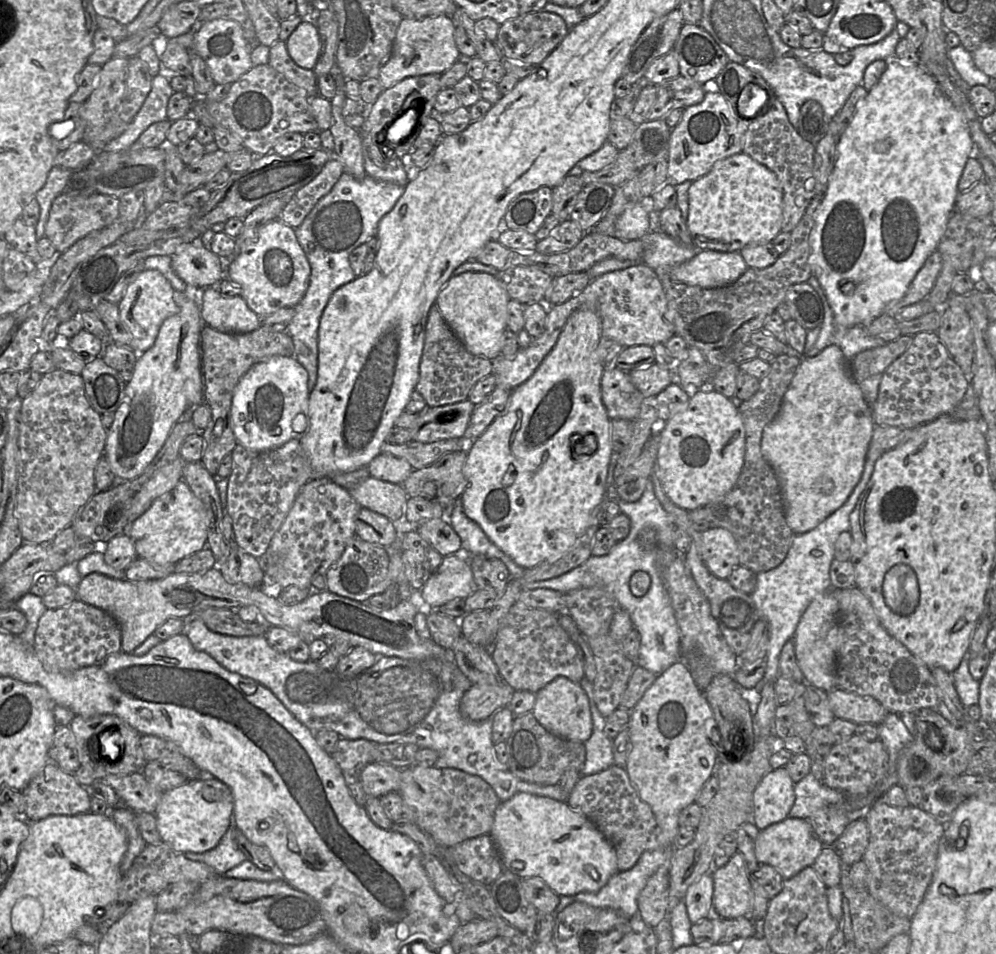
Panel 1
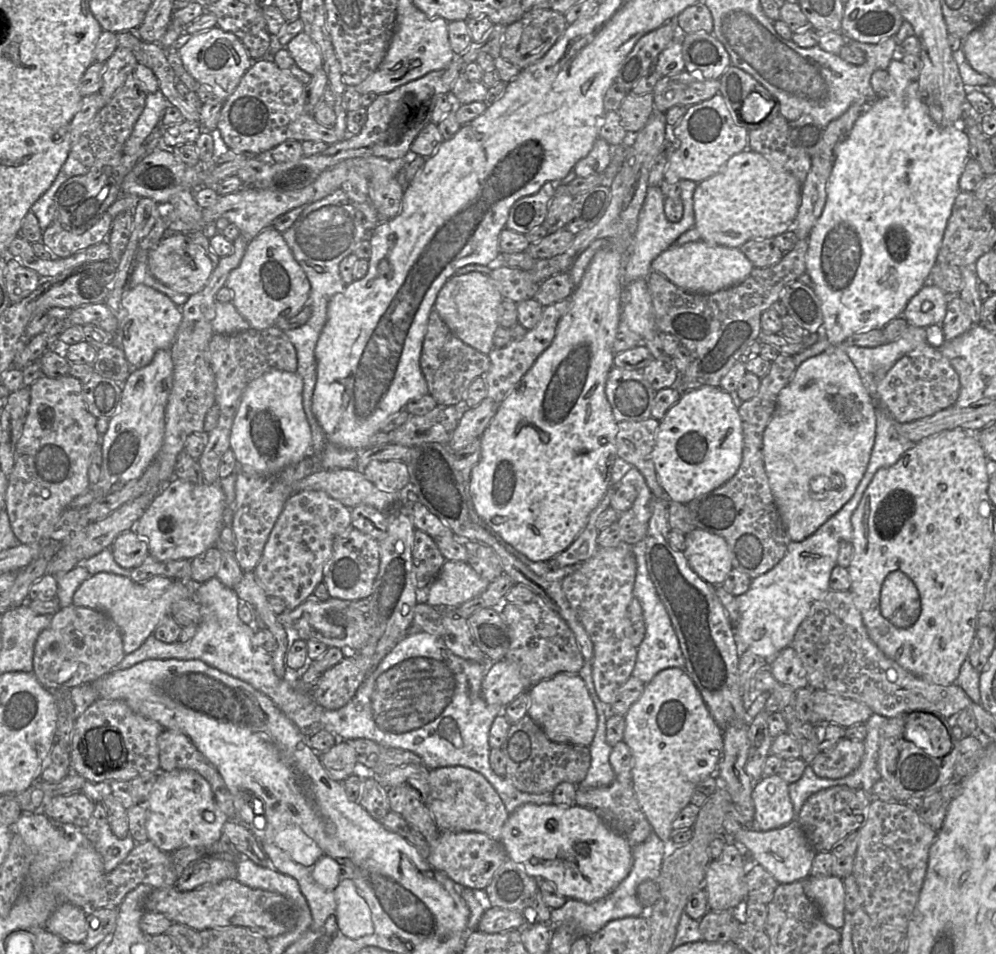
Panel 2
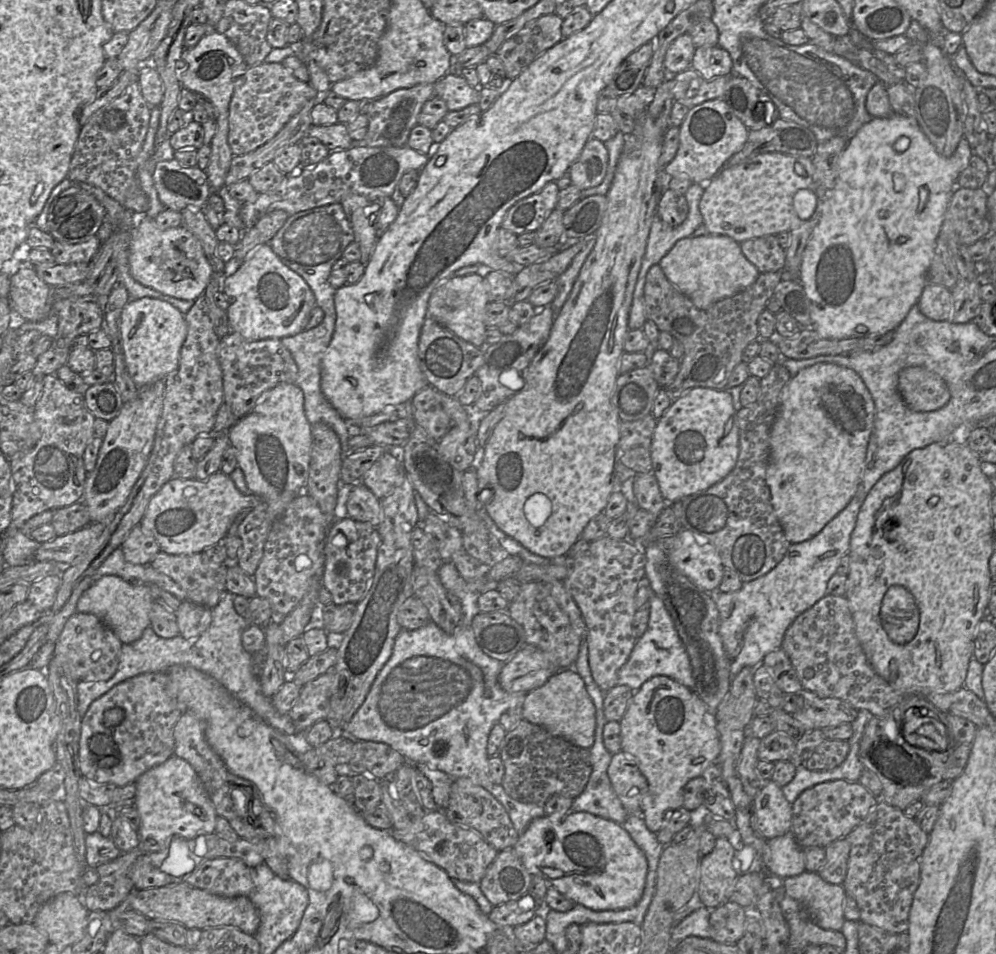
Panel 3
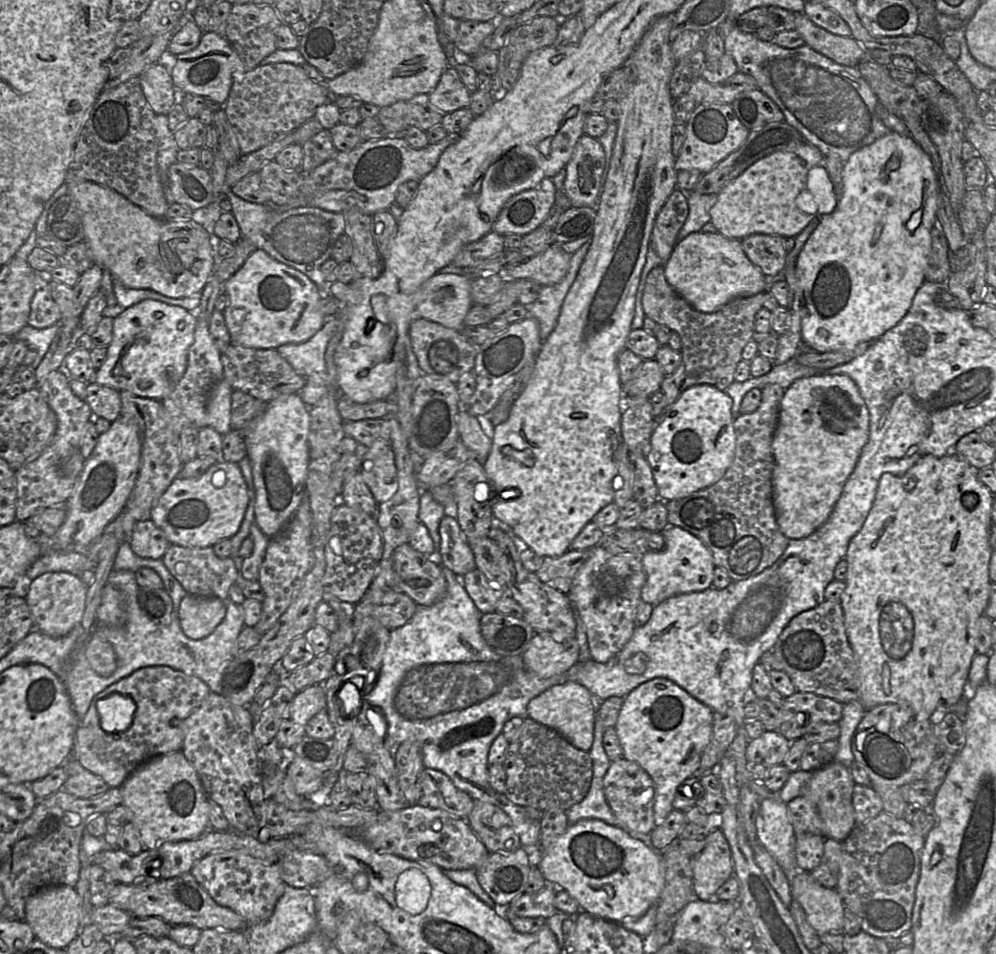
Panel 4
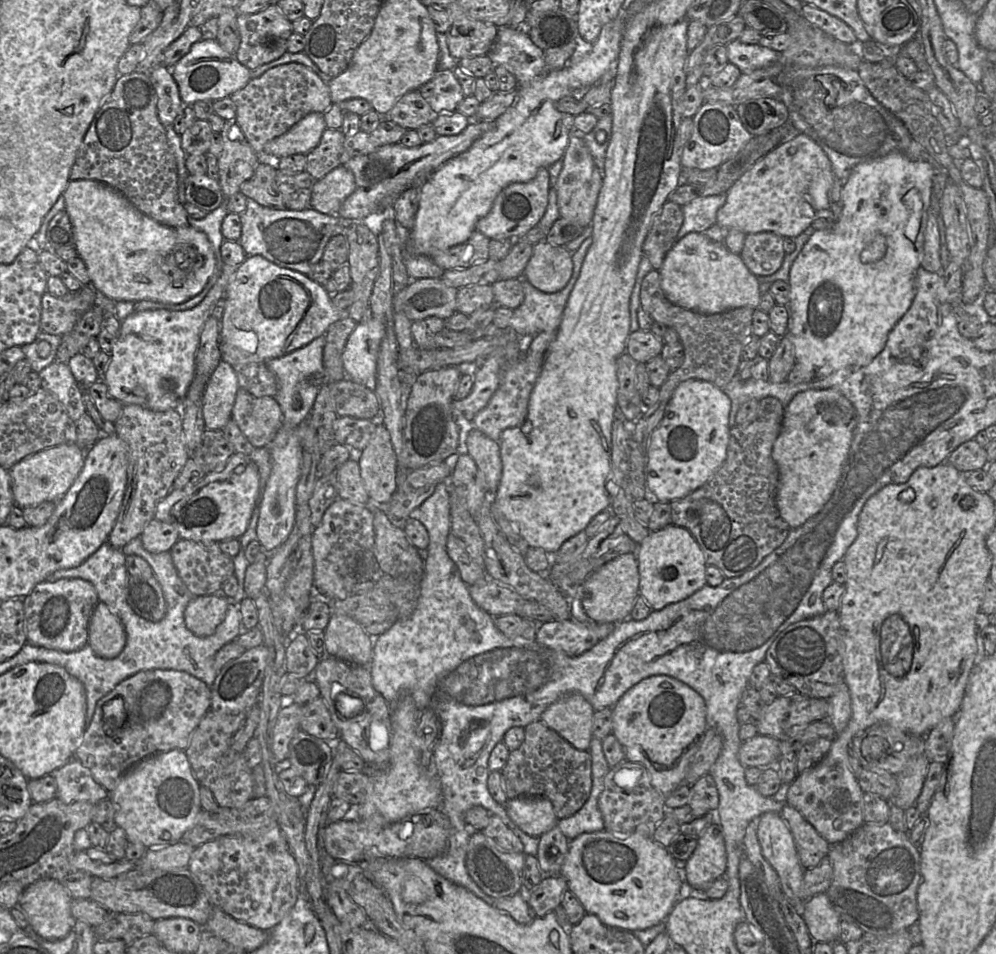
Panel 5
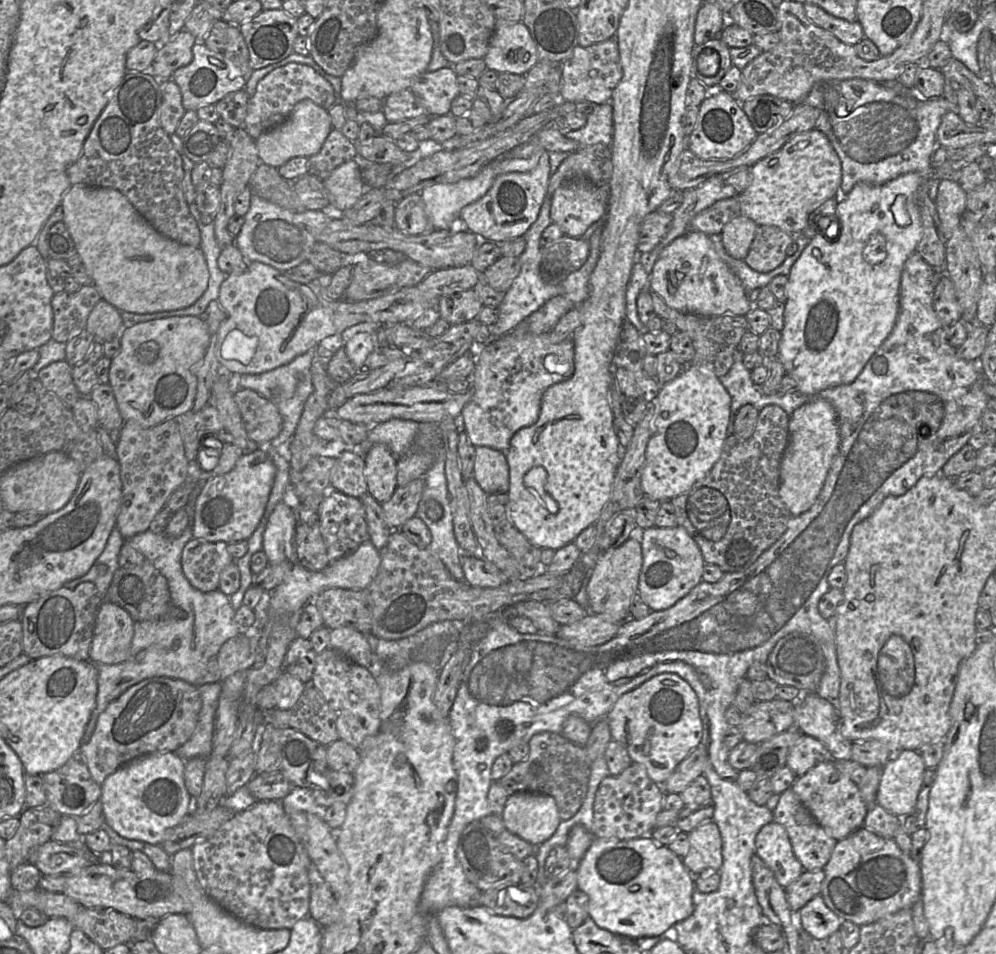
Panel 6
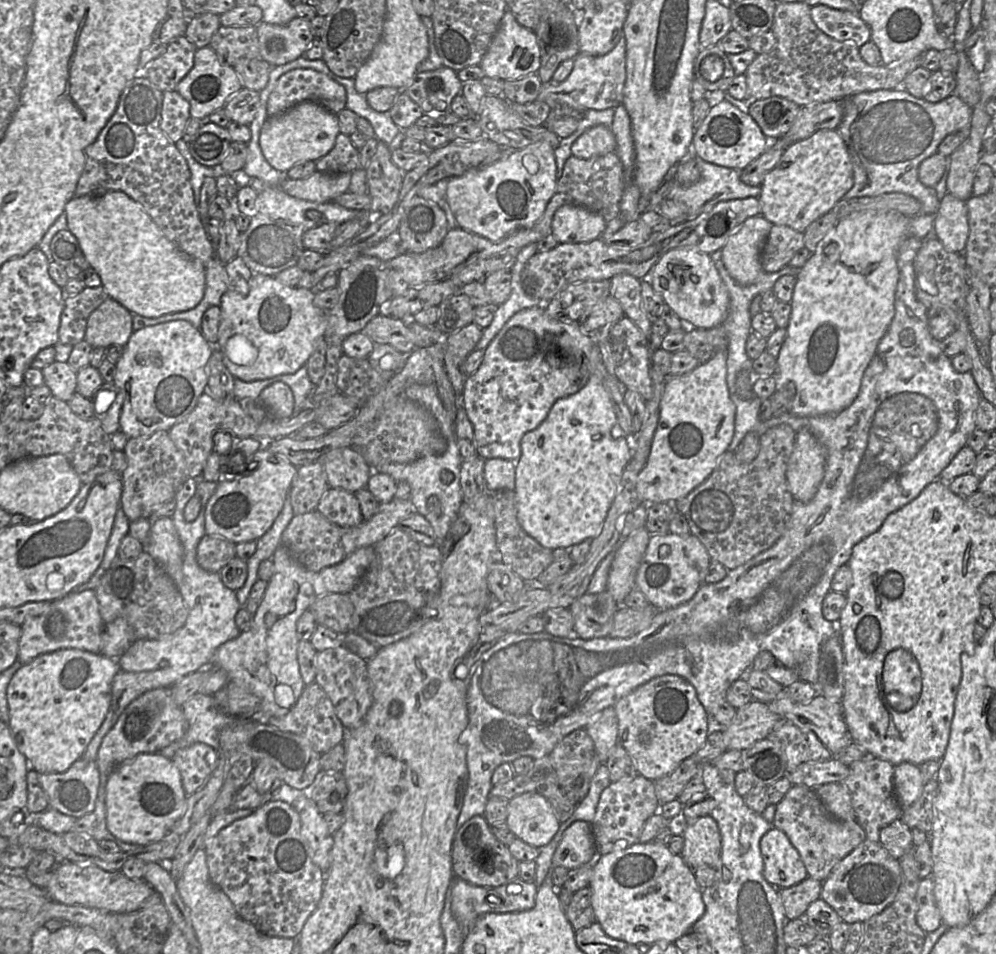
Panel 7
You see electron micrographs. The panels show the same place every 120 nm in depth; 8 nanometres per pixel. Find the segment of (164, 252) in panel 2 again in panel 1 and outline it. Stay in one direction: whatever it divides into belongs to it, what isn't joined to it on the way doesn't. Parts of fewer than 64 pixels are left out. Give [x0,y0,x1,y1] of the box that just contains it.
[170,240,223,287]

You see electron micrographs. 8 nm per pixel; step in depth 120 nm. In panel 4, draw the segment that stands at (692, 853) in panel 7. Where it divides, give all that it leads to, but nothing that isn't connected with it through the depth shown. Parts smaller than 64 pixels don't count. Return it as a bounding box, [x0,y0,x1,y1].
[692,824,734,901]

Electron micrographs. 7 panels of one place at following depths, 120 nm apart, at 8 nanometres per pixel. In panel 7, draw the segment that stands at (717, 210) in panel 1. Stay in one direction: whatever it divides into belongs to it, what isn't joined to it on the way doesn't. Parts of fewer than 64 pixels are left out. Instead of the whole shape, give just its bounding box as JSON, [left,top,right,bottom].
[759,129,853,232]

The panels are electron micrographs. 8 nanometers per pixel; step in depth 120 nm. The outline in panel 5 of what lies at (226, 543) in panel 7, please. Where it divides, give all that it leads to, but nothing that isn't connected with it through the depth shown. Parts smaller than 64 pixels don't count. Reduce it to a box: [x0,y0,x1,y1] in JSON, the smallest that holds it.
[170,539,235,596]

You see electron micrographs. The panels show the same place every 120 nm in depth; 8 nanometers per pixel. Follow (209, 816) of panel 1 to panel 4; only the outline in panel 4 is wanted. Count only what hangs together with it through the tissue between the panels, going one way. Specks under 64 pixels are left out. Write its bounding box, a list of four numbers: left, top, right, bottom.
[121,751,209,850]

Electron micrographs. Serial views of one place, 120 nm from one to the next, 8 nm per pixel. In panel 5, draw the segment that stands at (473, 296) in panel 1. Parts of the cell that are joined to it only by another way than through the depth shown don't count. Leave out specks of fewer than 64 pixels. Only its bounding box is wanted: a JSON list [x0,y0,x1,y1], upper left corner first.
[393,278,457,322]

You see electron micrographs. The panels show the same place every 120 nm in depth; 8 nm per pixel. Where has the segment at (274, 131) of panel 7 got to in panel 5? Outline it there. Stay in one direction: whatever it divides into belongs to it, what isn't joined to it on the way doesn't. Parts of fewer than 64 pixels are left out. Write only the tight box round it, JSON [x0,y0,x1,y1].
[264,113,326,159]

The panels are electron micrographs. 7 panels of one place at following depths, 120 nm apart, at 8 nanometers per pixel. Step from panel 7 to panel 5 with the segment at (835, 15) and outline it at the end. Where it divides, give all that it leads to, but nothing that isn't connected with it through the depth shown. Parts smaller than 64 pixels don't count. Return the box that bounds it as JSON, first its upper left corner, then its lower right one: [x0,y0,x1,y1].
[801,4,857,44]

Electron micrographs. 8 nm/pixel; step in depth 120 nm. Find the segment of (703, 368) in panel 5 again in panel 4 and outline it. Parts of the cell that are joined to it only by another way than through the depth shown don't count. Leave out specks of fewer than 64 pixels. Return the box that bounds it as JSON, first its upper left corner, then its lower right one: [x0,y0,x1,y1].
[642,266,766,419]

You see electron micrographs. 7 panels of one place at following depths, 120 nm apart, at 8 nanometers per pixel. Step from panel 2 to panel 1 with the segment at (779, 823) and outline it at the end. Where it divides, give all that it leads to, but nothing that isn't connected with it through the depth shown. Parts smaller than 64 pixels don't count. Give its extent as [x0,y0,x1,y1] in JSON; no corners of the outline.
[752,767,795,830]

